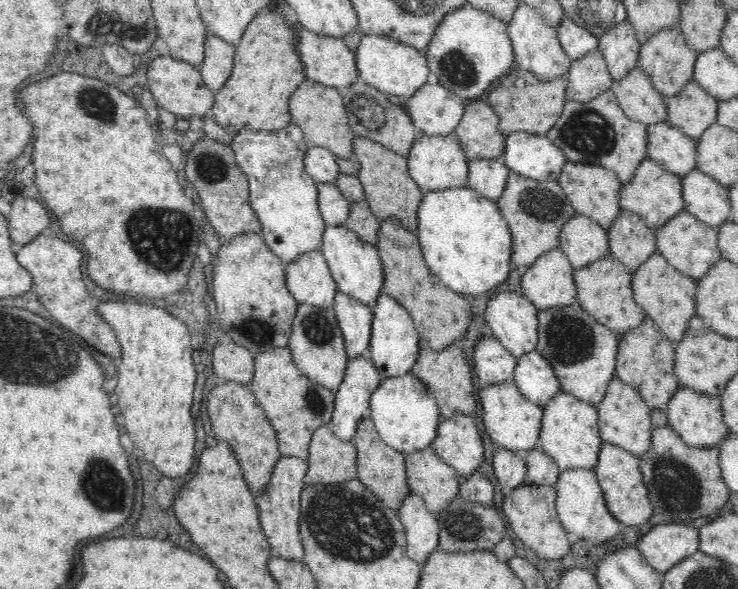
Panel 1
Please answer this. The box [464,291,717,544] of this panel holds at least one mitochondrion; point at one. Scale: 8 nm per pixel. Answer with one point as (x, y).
(676, 485)

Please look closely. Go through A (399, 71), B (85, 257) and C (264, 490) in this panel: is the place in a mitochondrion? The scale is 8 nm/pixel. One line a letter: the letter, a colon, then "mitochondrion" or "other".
A: other
B: other
C: other

